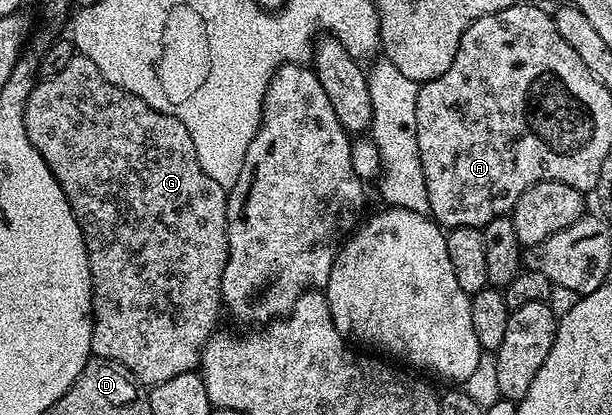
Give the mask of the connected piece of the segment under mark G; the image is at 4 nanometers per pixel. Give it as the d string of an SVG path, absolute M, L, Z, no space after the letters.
M73 55L70 63L66 63L66 67L58 71L58 75L37 80L26 103L24 126L30 143L34 143L38 155L46 159L46 167L50 167L54 179L58 179L58 187L62 187L74 211L74 219L78 219L78 227L84 232L92 276L93 354L107 361L122 363L122 367L130 370L133 377L144 387L157 385L166 379L174 379L174 375L193 372L199 366L200 353L204 345L217 328L215 327L216 316L219 315L220 309L222 313L220 288L228 258L228 220L226 219L228 195L221 185L214 183L214 179L206 175L206 171L202 171L202 163L198 163L198 151L194 151L194 139L190 139L190 131L186 131L186 127L182 127L178 119L138 99L138 95L130 95L130 91L122 87L114 87L114 83L110 83L110 79L106 79L106 75L102 75L102 71L98 71L98 67L94 67L94 63L90 63L88 57L79 55Z

